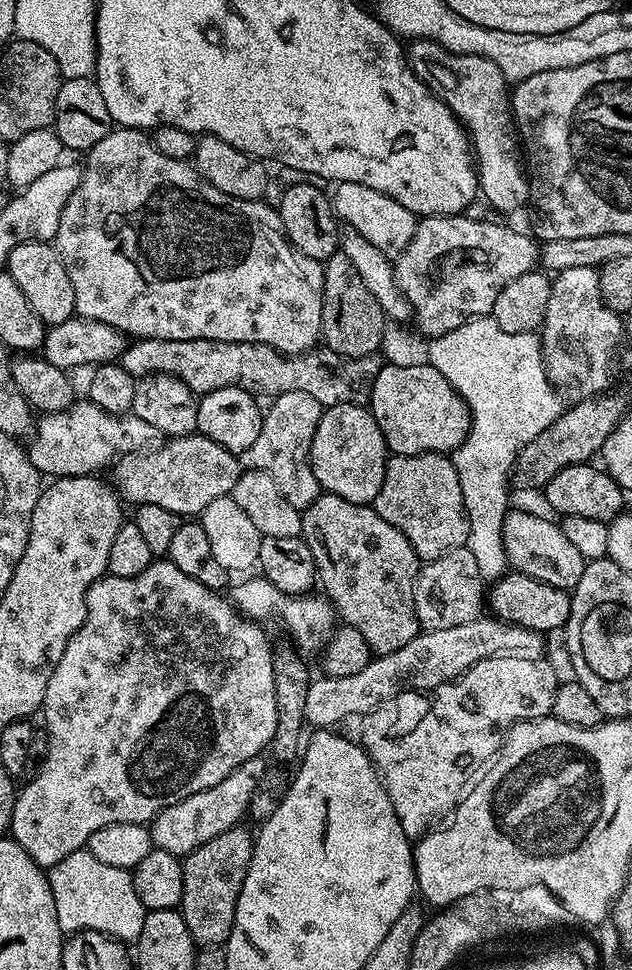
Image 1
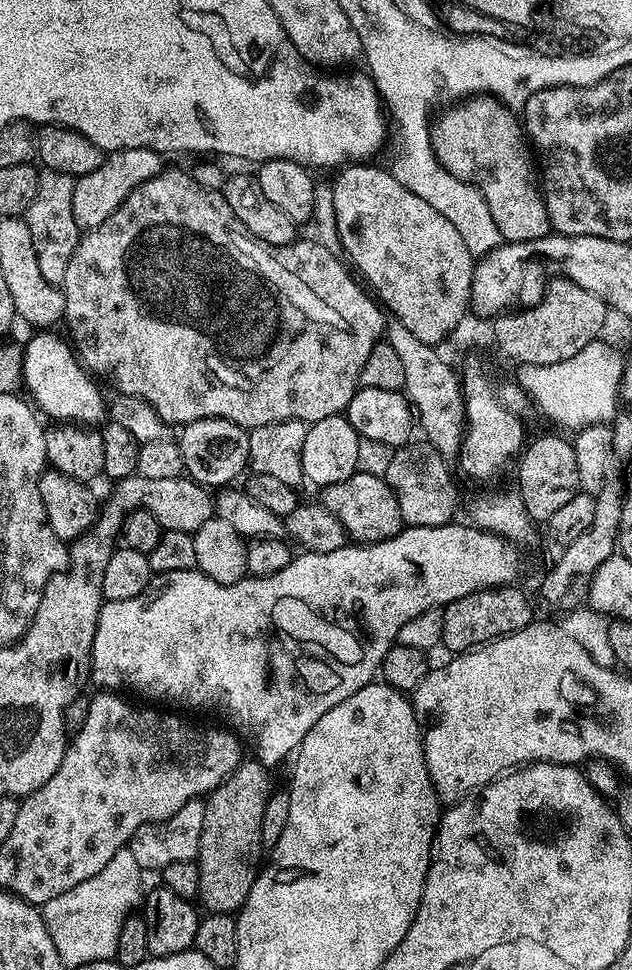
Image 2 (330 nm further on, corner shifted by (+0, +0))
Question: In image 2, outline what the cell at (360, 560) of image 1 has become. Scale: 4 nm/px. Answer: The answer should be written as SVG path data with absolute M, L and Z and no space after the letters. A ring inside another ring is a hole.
M357 470L346 482L334 482L322 489L318 496L319 503L338 517L345 531L353 541L360 544L376 544L380 540L389 540L405 527L398 498L388 485L383 475Z

